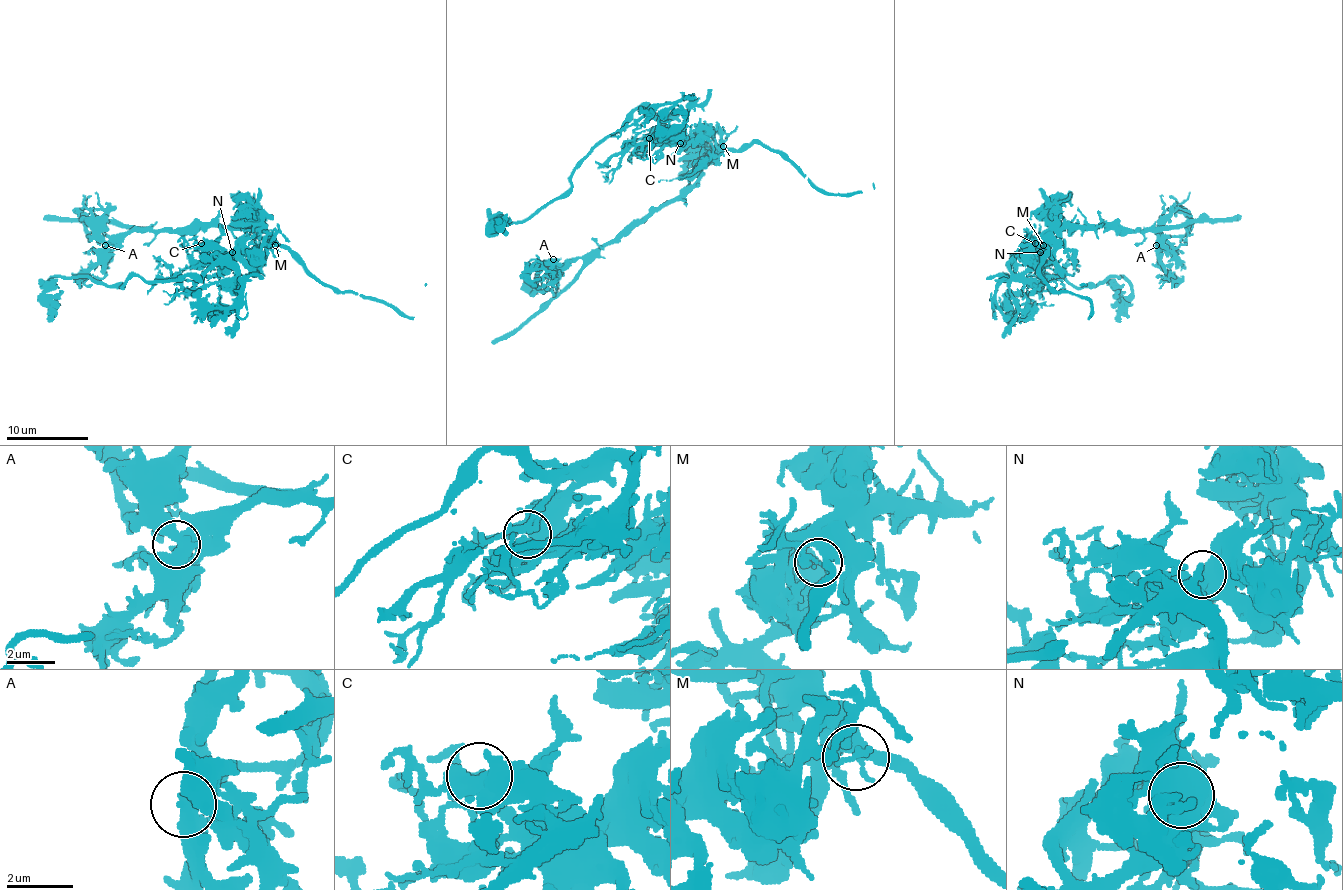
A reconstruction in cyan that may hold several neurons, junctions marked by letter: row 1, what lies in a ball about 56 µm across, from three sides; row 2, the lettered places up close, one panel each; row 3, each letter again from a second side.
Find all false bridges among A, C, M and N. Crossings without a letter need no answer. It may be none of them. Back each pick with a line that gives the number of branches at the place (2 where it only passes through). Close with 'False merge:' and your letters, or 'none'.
N: branches 3
False merge: N

